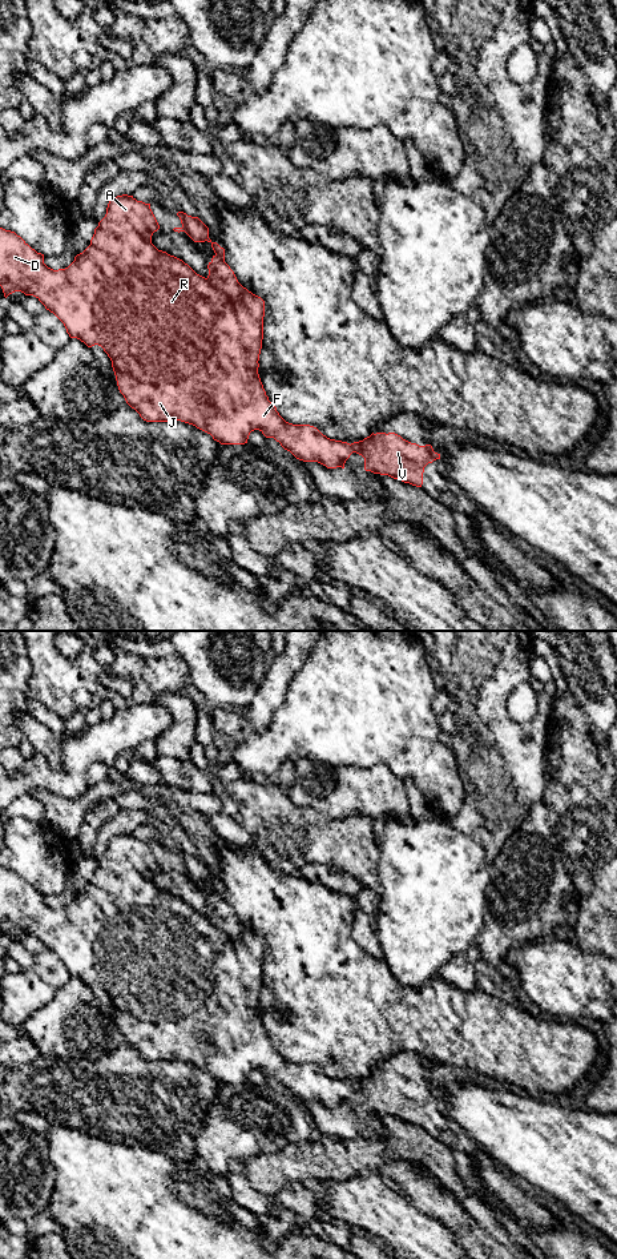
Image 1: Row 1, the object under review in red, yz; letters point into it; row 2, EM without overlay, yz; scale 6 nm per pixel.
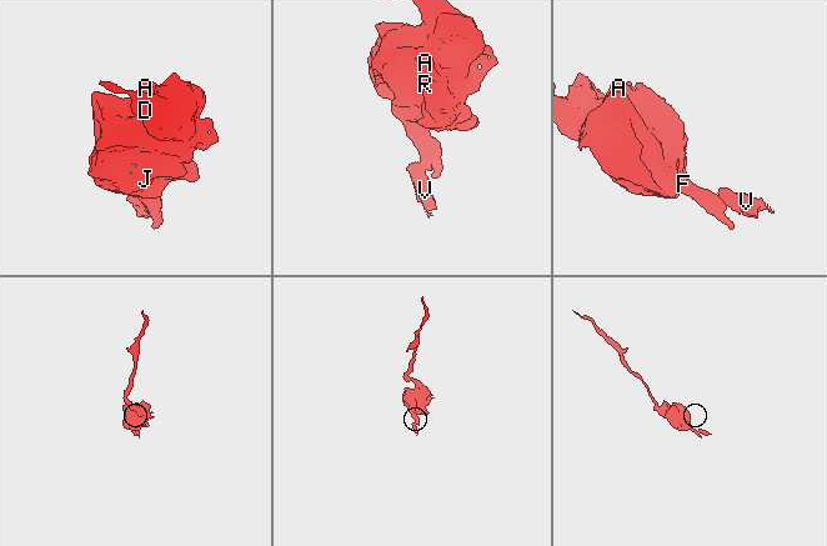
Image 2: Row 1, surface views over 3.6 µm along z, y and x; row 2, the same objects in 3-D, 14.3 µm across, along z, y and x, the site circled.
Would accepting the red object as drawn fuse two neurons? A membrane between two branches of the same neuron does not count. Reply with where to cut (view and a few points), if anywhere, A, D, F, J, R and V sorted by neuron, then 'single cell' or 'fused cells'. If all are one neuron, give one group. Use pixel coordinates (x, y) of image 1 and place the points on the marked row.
yz (350, 445), (354, 451) | A D F J R / V | fused cells

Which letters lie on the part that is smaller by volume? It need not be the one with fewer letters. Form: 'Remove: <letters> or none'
Remove: V

